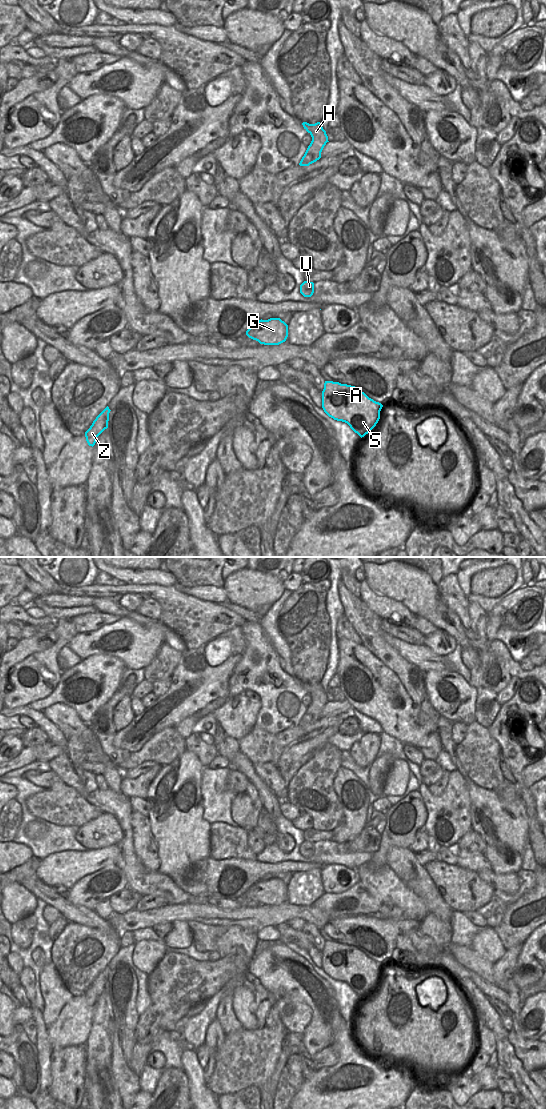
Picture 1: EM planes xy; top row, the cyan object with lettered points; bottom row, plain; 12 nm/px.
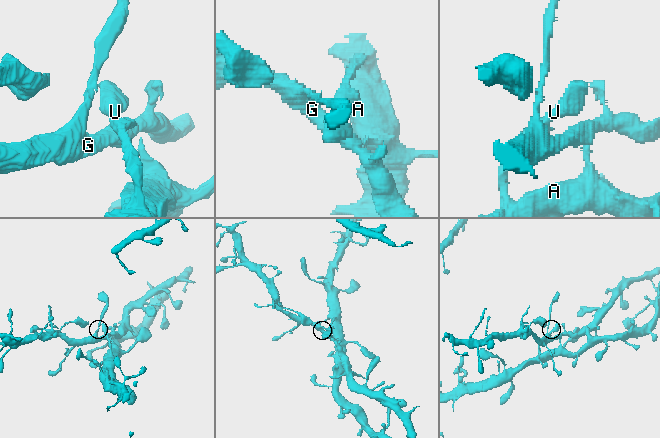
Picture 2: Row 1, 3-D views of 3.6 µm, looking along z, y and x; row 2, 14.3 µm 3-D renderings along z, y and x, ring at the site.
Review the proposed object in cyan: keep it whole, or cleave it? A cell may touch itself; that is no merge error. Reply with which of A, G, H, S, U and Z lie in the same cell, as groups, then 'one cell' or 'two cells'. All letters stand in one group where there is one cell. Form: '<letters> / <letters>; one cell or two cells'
A G H S U Z; one cell

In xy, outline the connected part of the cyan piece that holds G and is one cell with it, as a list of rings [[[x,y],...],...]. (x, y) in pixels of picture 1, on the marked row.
[[[280,318],[259,320],[253,324],[246,335],[264,345],[279,345],[288,337],[288,325]]]

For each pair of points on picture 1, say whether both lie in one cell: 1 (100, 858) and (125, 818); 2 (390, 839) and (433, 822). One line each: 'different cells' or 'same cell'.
1: different cells
2: different cells

